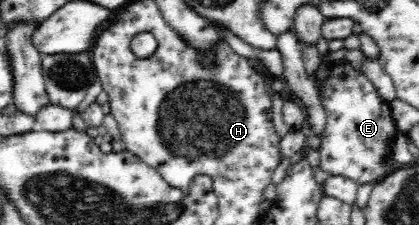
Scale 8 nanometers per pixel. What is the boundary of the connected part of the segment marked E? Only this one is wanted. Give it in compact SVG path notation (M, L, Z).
M341 62L319 85L322 106L328 112L325 128L319 135L320 169L330 176L342 175L358 185L376 183L388 176L390 171L399 170L400 162L392 155L392 141L399 129L390 103L381 97L370 79L352 65Z

